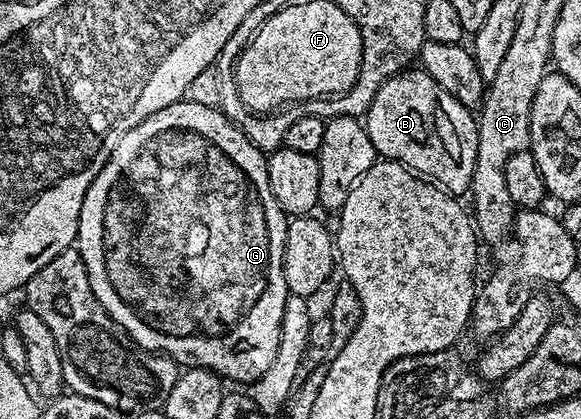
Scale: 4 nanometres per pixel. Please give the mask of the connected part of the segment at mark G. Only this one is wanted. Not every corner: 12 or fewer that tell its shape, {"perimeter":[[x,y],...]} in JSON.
{"perimeter":[[184,99],[79,212],[101,307],[250,383],[277,359],[288,220],[264,150]]}

